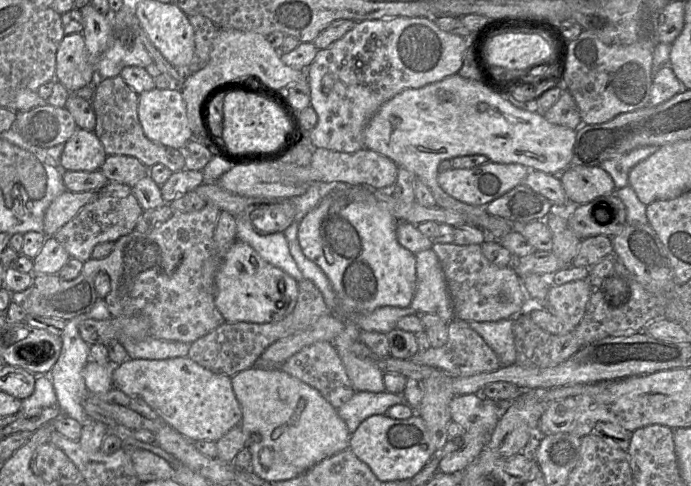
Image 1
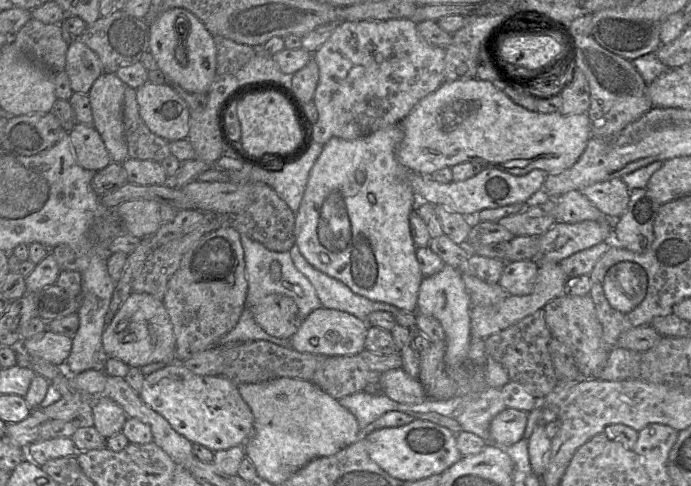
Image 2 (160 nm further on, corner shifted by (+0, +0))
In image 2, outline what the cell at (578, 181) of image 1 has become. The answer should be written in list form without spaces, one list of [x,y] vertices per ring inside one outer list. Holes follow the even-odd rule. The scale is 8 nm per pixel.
[[[620,178],[595,183],[580,192],[611,219],[620,218],[630,200],[630,190]]]

